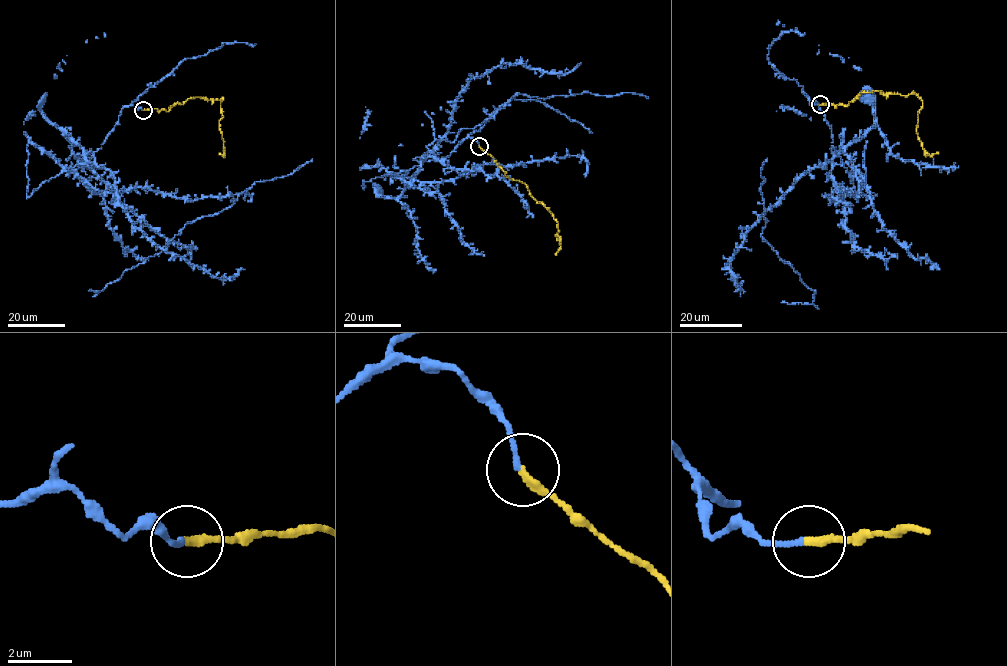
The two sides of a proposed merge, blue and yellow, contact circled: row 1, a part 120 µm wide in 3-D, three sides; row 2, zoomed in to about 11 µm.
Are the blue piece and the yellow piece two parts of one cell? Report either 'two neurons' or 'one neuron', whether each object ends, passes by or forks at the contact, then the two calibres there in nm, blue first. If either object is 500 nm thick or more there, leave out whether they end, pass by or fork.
one neuron; blue ends; yellow ends; calibres 180 and 240 nm

